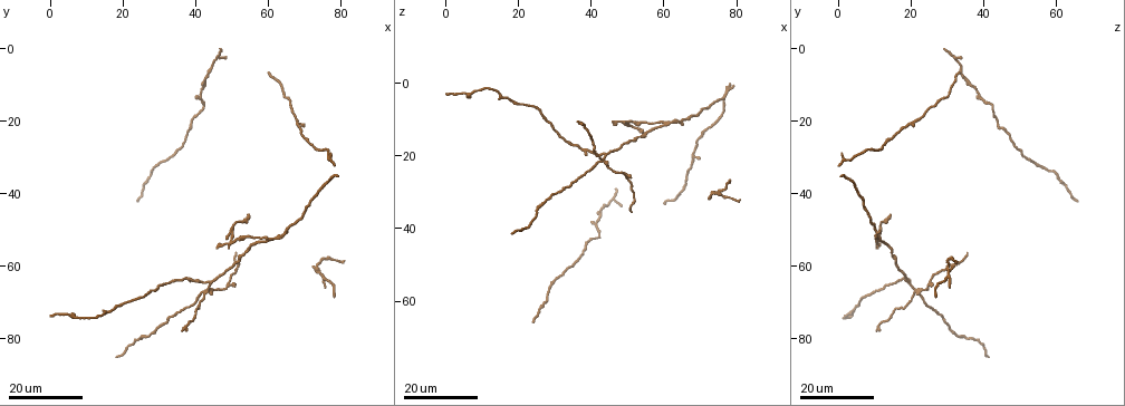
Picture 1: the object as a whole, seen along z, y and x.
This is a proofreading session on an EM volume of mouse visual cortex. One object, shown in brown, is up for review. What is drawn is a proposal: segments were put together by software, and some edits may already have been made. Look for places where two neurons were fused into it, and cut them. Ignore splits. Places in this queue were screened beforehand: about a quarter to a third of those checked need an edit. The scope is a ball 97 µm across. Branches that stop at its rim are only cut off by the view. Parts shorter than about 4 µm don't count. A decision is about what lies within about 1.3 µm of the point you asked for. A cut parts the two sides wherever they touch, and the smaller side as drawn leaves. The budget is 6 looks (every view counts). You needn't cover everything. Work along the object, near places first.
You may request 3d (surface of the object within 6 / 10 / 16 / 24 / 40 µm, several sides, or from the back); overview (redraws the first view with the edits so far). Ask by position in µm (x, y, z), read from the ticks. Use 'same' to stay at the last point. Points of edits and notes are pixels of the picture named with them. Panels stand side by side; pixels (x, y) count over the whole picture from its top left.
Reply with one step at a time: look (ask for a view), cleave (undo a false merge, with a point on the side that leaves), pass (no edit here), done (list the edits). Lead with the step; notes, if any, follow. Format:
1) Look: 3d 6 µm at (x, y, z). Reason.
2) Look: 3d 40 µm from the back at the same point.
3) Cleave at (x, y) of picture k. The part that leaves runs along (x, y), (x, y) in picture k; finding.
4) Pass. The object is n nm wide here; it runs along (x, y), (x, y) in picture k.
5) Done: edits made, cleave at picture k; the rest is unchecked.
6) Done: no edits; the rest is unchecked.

Look: 3d 24 µm at (44.0, 67.0, 21.5). Four-way junction.

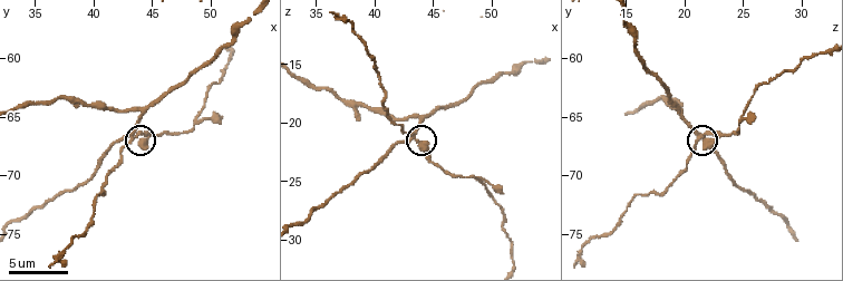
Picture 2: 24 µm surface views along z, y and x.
Look: 3d 10 µm at (43.6, 66.8, 21.4). Zoom in.

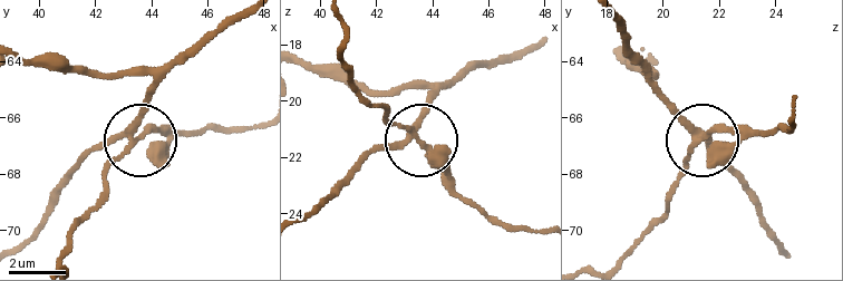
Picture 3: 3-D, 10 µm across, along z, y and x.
Cleave at (107, 171) of picture 3. The object is 250 nm wide here; the part that leaves runs along (134, 137), (153, 129), (257, 129) in picture 3; two neurons meet here.

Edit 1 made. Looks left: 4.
Look: 3d 10 µm at (39.0, 63.8, 18.4). Thin neck.

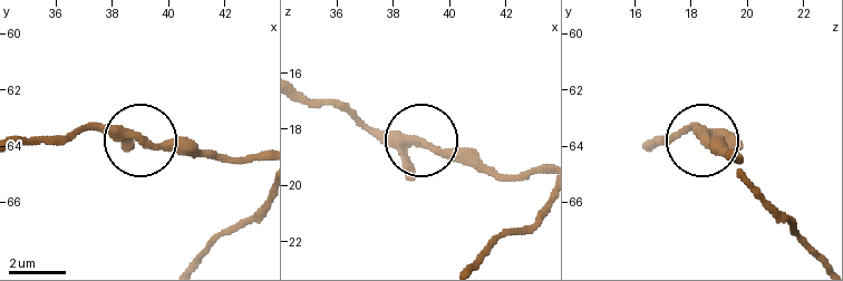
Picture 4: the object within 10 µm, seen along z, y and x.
Pass. It runs along (257, 154), (199, 156), (79, 127) in picture 4; continuous, no second neuron.

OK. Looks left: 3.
Look: 3d 24 µm at (60.5, 52.0, 10.5). Three-way junction.

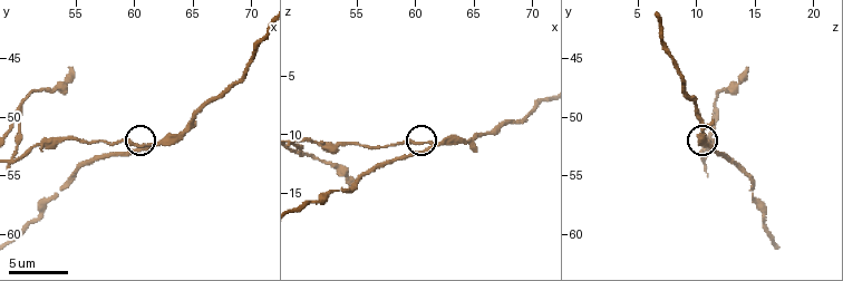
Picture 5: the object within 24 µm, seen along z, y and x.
Look: 3d 10 µm at (61.4, 52.4, 11.2).

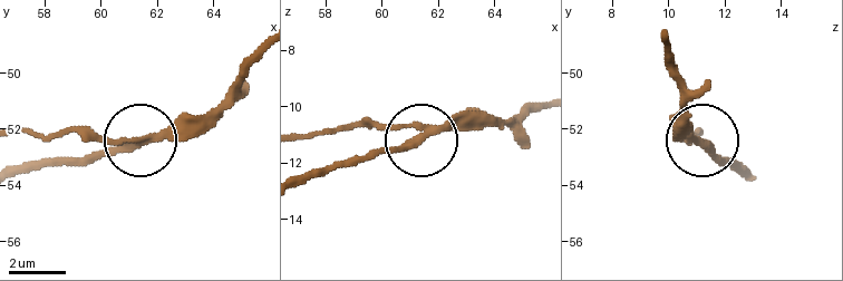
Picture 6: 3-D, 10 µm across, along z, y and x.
Cleave at (110, 141) of picture 6. The object is 240 nm wide here; the part that leaves runs along (149, 134), (95, 138), (22, 132) in picture 6; a second neuron is stuck on.

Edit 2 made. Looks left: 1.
Done: edits made, cleave at picture 3, cleave at picture 6; the rest is unchecked.

